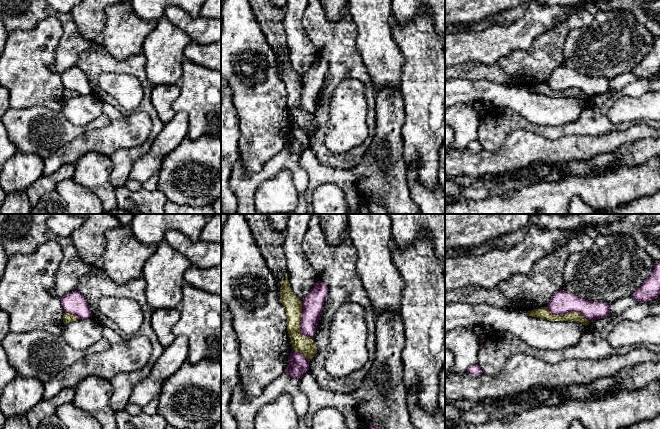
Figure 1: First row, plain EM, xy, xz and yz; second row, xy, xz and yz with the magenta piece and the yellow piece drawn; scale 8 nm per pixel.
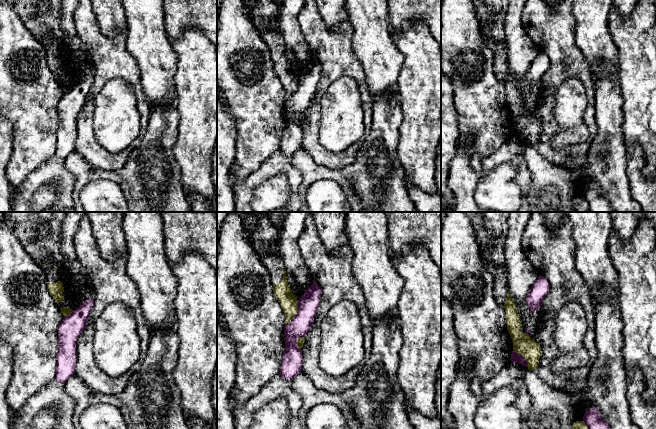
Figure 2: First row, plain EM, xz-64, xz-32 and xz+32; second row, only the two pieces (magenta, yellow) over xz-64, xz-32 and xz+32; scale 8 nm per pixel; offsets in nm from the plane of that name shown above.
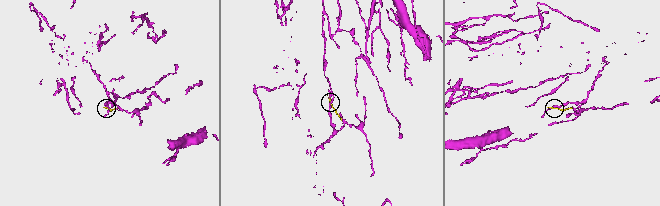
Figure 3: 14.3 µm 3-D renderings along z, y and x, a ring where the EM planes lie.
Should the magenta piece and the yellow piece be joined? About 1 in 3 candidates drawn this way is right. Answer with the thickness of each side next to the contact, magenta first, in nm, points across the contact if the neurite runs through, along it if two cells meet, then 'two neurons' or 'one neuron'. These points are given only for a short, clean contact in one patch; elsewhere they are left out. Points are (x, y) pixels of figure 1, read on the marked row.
190 nm thick on the magenta side, 90 nm on the other; two neurons

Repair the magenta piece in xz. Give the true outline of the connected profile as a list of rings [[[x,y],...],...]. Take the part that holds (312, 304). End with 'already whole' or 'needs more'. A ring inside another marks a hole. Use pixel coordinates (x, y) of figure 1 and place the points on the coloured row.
[[[318,281],[302,300],[302,316],[300,320],[300,333],[303,336],[315,335],[318,320],[328,294],[328,288],[322,281]]]; already whole

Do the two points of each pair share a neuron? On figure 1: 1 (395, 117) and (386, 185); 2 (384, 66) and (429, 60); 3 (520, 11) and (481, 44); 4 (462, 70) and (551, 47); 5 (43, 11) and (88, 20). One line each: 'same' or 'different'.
1: same
2: different
3: different
4: same
5: different

